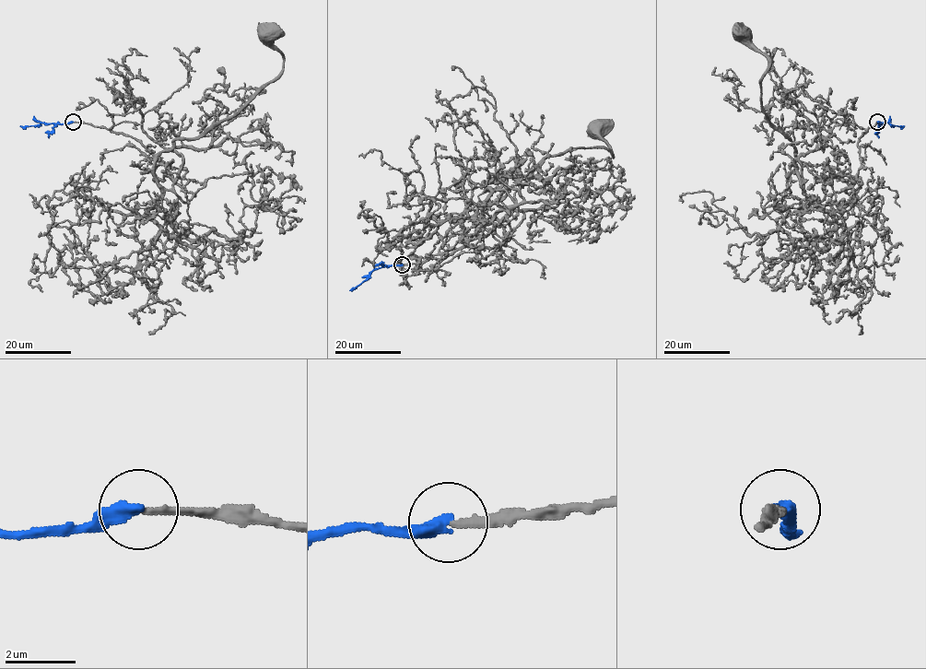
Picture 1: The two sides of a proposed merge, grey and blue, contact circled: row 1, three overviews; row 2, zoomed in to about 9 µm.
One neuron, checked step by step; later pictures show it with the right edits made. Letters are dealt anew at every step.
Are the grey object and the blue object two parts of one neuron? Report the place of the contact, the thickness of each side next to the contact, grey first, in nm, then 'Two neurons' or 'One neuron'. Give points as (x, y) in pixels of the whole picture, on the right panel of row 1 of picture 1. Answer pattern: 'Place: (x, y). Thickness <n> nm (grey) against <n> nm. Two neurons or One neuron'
Place: (877, 122). Thickness 190 nm (grey) against 420 nm. One neuron

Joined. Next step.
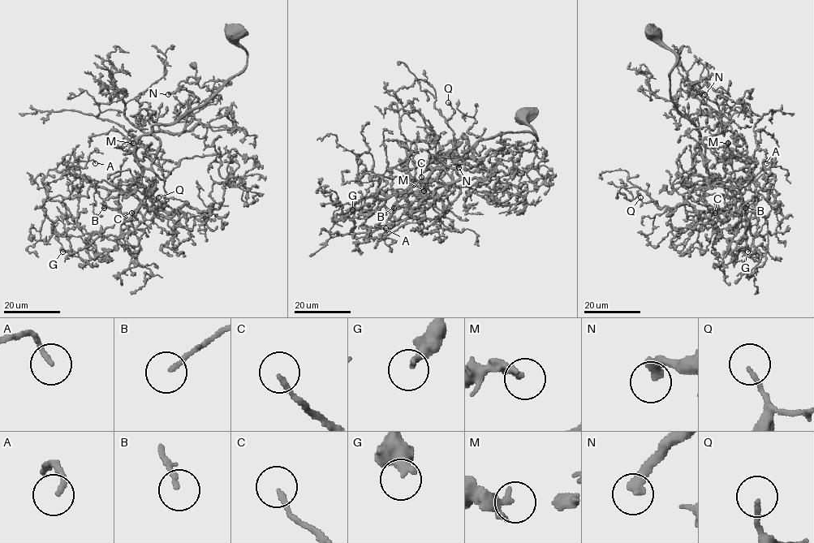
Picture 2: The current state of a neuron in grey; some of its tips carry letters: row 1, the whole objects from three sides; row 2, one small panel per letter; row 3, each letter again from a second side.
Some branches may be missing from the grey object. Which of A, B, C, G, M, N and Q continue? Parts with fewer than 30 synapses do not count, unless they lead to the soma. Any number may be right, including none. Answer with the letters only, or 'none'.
A, B, C

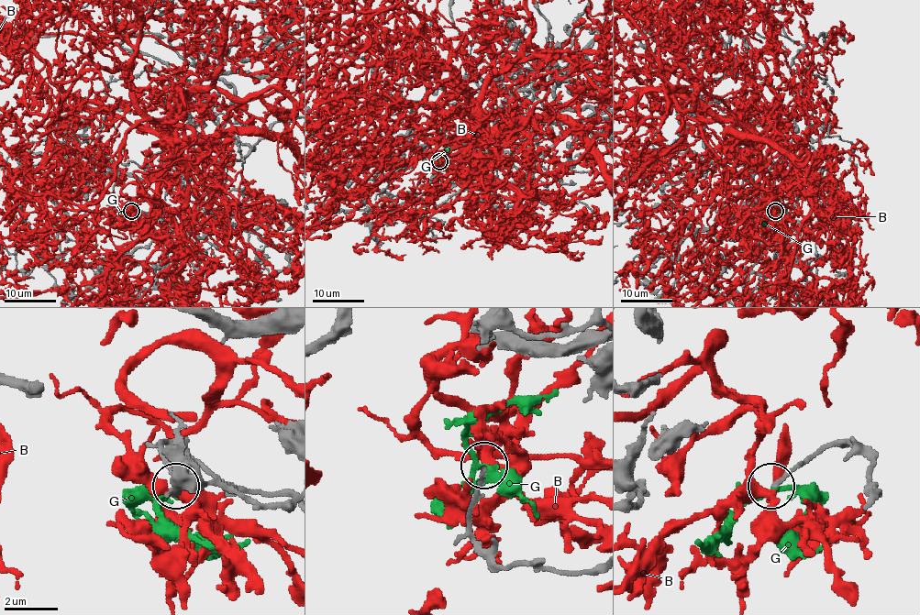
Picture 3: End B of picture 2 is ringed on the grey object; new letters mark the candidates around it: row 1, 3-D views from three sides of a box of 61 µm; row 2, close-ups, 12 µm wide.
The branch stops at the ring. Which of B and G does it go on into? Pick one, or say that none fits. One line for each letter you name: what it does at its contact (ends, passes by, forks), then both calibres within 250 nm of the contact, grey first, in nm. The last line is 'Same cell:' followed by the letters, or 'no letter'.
Same cell: no letter

